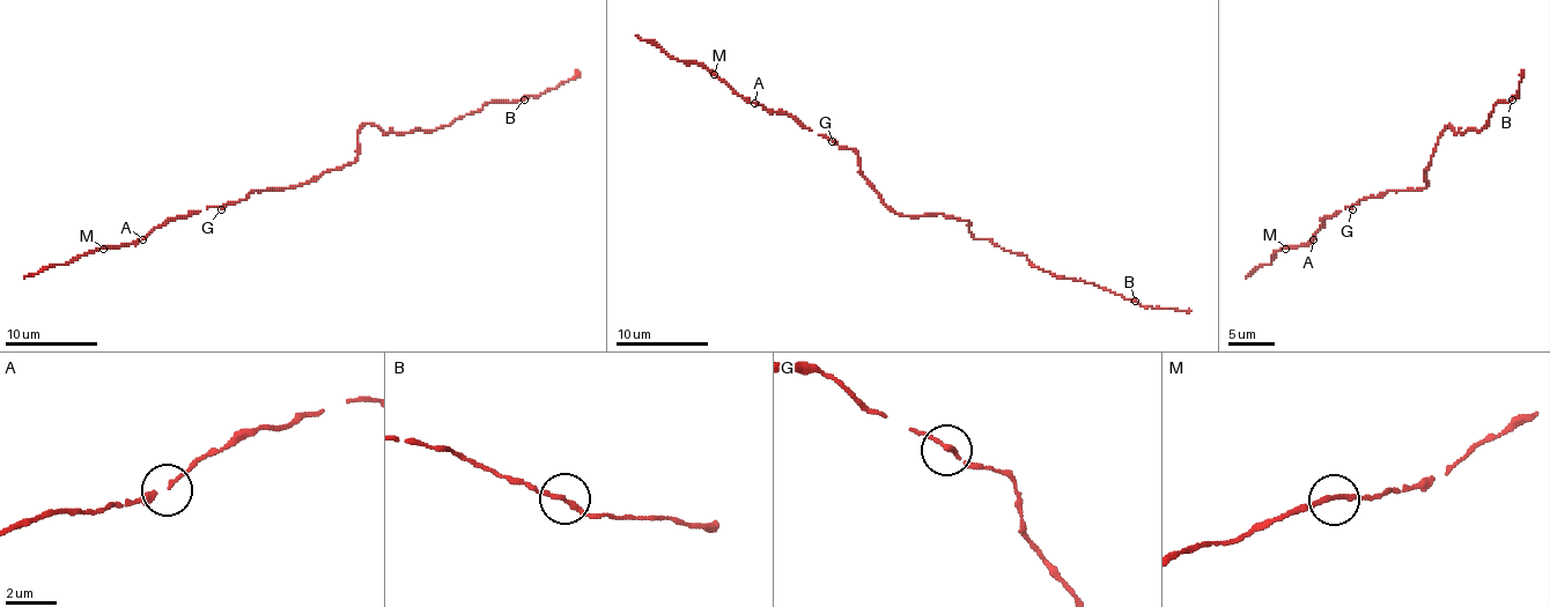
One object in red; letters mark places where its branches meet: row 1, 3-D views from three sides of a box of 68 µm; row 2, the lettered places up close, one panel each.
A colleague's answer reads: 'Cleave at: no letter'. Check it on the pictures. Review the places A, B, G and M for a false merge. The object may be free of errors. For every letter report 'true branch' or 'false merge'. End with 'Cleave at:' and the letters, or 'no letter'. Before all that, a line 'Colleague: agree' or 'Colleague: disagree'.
Colleague: agree
A: true branch
B: true branch
G: true branch
M: true branch
Cleave at: no letter

